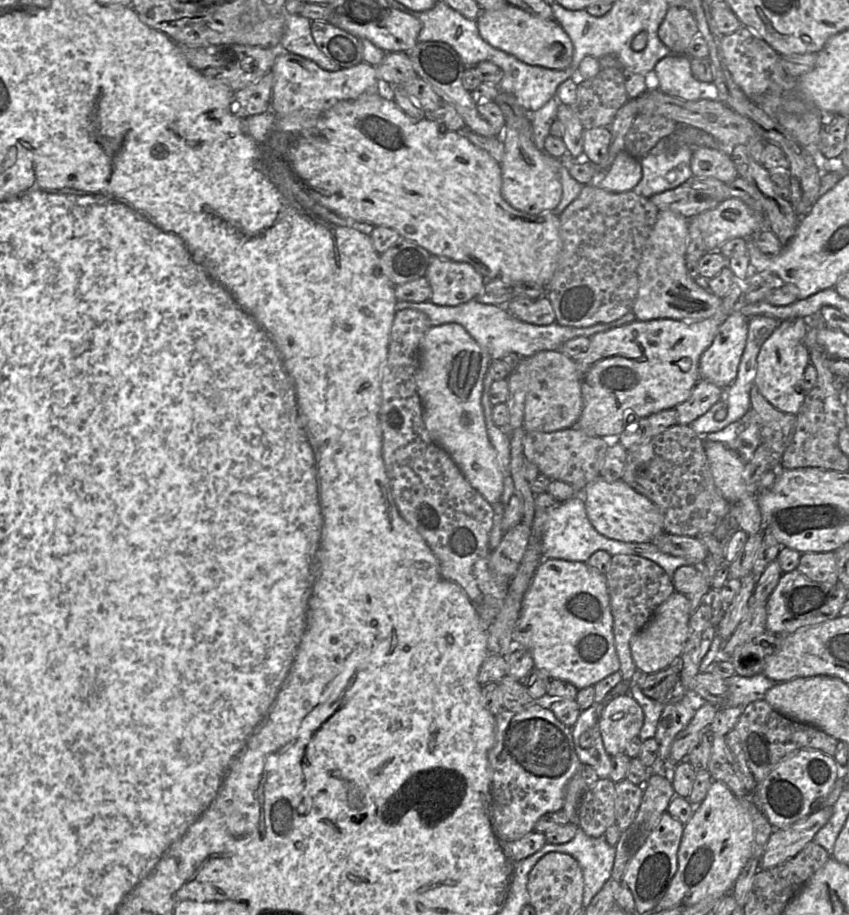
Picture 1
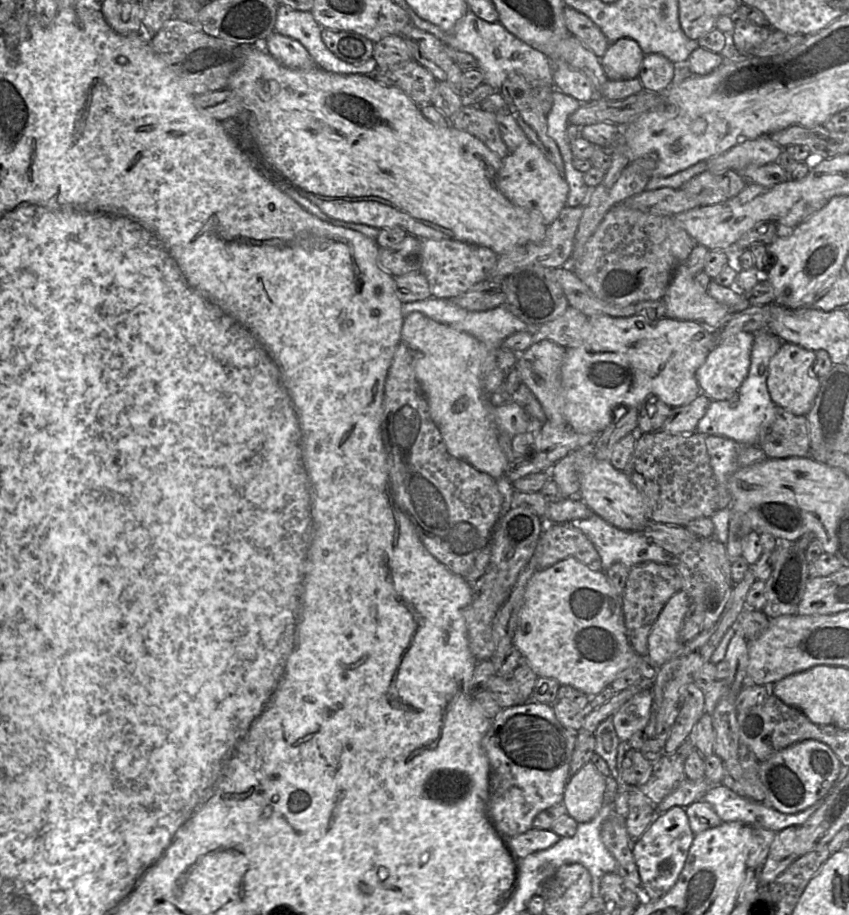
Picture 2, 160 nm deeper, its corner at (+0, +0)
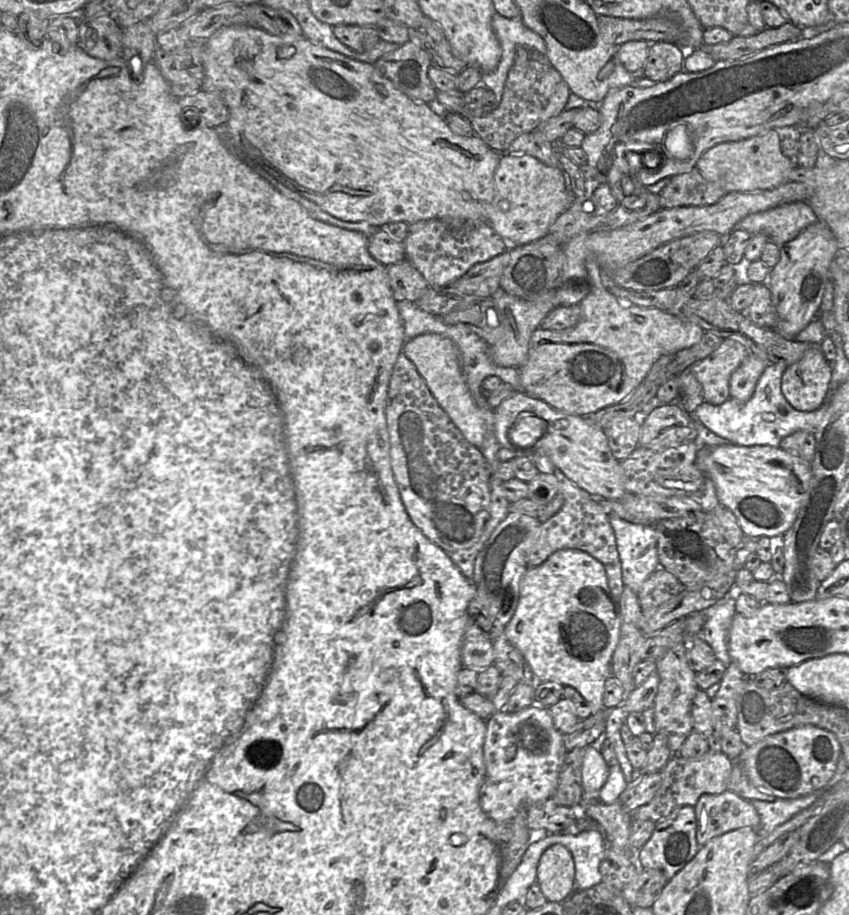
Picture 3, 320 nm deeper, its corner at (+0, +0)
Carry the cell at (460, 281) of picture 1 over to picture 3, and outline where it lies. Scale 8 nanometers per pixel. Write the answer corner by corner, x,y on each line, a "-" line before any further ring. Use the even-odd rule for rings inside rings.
423,220
408,224
405,260
426,280
428,287
446,287
463,276
475,264
485,262
508,250
504,241
484,221

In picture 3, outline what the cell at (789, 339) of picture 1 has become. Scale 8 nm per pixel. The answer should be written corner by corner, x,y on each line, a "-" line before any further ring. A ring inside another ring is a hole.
811,345
800,360
786,367
781,391
794,409
811,412
829,399
831,377
831,364
818,345

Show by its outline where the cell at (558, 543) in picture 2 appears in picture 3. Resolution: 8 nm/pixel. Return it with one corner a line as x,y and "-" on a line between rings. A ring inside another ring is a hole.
537,455
531,456
530,459
538,472
553,476
558,492
564,497
564,503
556,514
540,524
539,536
527,555
527,568
541,565
557,550
577,549
584,551
602,563
610,592
618,601
625,585
622,579
621,562
616,547
615,534
609,522
609,515
596,497
576,486
548,457

